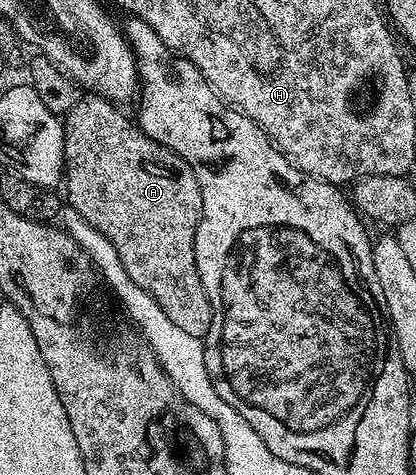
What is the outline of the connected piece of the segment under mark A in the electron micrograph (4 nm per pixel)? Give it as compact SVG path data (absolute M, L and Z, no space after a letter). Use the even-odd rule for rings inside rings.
M86 92L84 95L78 96L75 107L71 107L71 111L63 114L63 124L65 126L63 190L65 189L66 194L64 193L64 196L67 198L68 208L70 205L86 221L86 226L89 229L99 231L99 235L107 235L107 239L111 239L111 243L119 255L119 263L123 263L123 271L127 271L127 275L131 275L131 279L135 279L135 283L139 283L139 287L143 287L143 291L147 291L152 295L155 303L159 303L159 307L163 307L167 319L171 319L171 323L175 323L175 327L181 328L182 331L189 329L190 335L204 339L211 327L213 312L211 311L211 303L205 305L207 291L199 279L199 271L195 263L195 235L197 234L197 222L201 220L201 208L203 207L203 195L199 191L199 179L195 179L195 171L178 153L172 153L166 145L161 145L155 139L151 139L147 133L143 132L142 129L138 129L130 118L128 121L117 109L120 108L114 102L102 97L101 94Z

